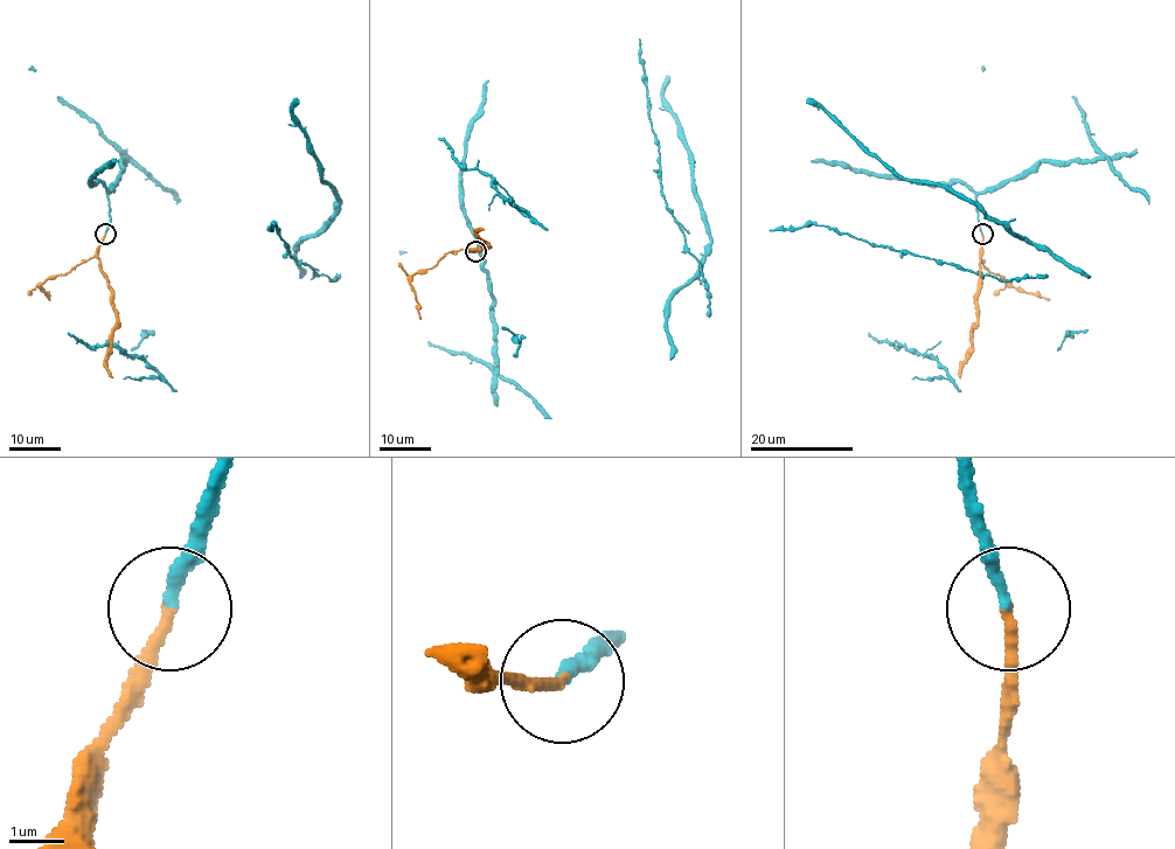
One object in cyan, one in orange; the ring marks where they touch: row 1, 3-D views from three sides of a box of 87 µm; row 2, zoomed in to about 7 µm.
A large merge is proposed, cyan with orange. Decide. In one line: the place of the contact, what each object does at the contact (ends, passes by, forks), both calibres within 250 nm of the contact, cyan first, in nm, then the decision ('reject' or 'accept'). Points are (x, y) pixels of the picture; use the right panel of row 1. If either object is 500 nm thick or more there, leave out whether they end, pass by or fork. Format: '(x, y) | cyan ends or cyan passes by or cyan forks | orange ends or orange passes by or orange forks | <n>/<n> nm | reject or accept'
(982, 234) | cyan ends | orange ends | 200/190 nm | accept

